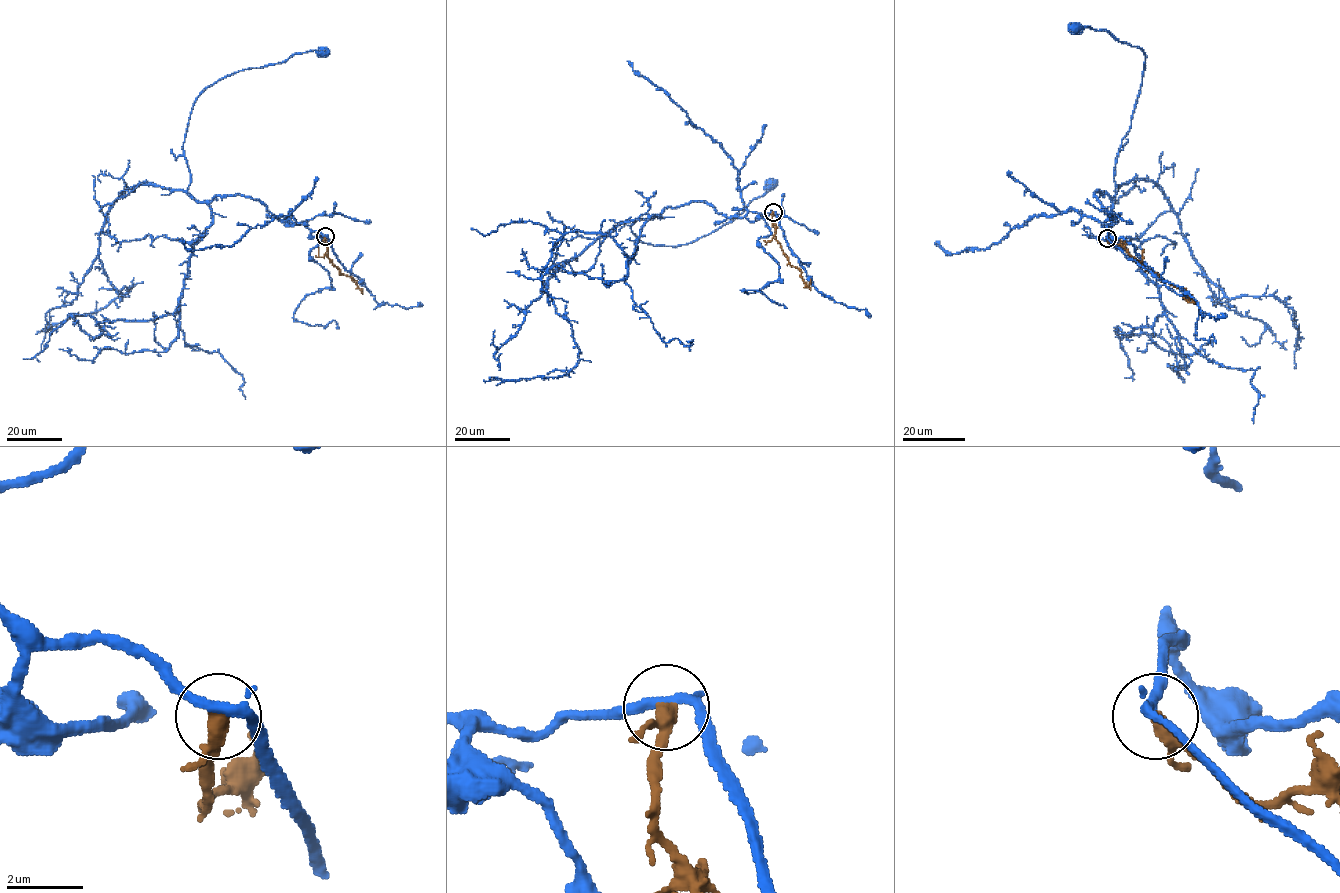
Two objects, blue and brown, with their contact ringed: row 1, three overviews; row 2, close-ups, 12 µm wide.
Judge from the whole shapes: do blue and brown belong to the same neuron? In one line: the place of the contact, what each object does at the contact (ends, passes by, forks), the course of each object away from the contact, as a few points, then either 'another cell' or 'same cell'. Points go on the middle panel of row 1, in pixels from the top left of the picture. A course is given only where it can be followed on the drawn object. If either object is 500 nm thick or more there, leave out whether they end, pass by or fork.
at (773, 212); blue passes by; brown passes by; blue runs (773, 212), (727, 218), (691, 201), (631, 230), (655, 245), (693, 242), (771, 184); brown runs (773, 212), (776, 240), (789, 263), (801, 271), (802, 281), (807, 285), (810, 279); another cell

